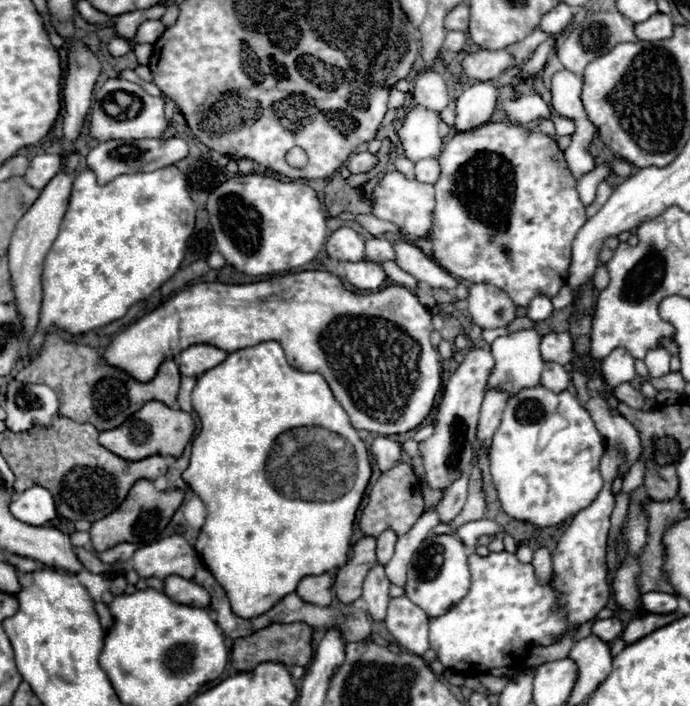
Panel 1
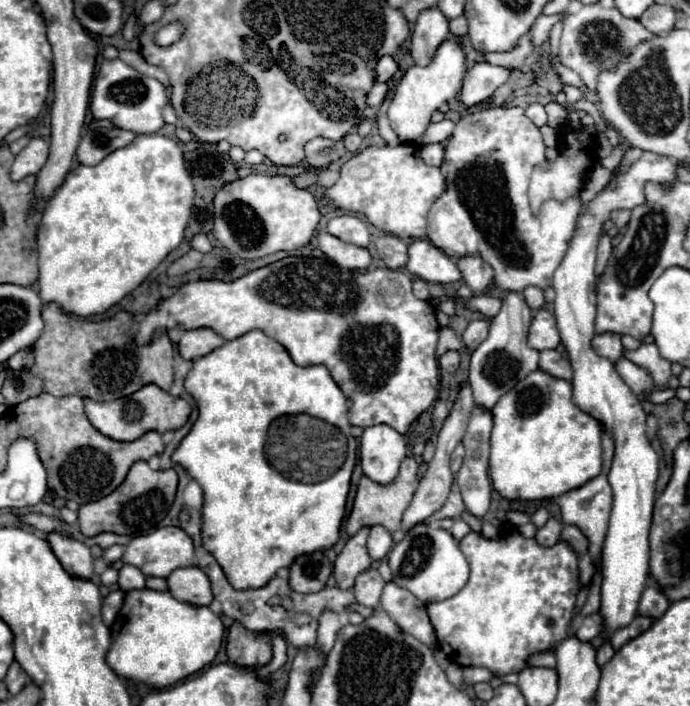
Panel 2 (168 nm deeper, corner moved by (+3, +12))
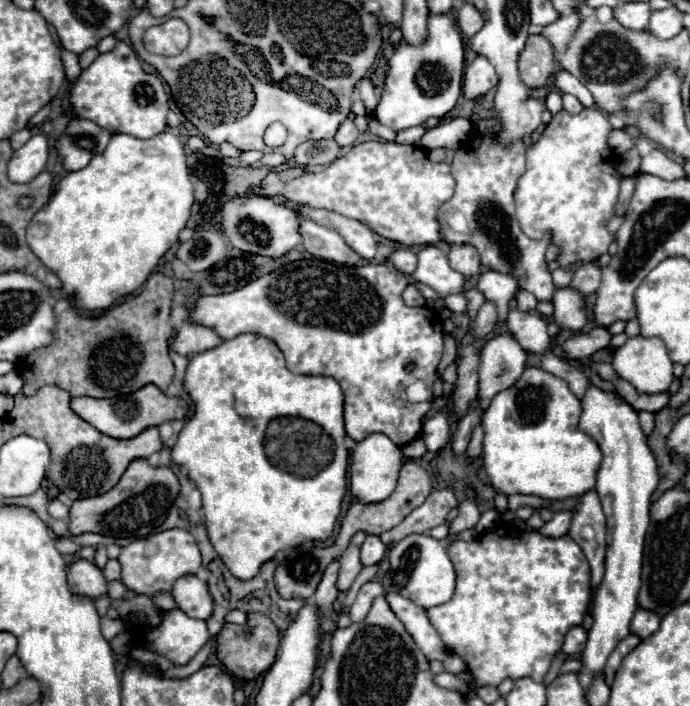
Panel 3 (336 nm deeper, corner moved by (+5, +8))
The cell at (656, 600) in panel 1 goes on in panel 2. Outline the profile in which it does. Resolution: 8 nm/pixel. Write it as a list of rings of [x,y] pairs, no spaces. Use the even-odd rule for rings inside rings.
[[[648,586],[644,592],[642,592],[642,598],[640,598],[640,608],[638,612],[644,614],[644,616],[652,616],[652,618],[660,618],[666,608],[670,606],[668,598],[664,596],[664,592],[656,586]]]

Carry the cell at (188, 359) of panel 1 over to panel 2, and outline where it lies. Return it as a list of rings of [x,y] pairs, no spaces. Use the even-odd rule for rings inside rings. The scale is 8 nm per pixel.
[[[210,328],[188,330],[182,334],[182,338],[178,342],[178,352],[184,360],[196,360],[196,358],[210,354],[214,348],[220,348],[224,342],[226,340]]]

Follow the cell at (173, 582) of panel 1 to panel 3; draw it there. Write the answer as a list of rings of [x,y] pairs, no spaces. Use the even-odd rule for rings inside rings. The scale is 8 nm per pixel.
[[[198,576],[178,578],[172,588],[172,596],[176,600],[176,606],[188,616],[202,620],[208,620],[212,616],[212,596],[206,582],[202,582]]]

